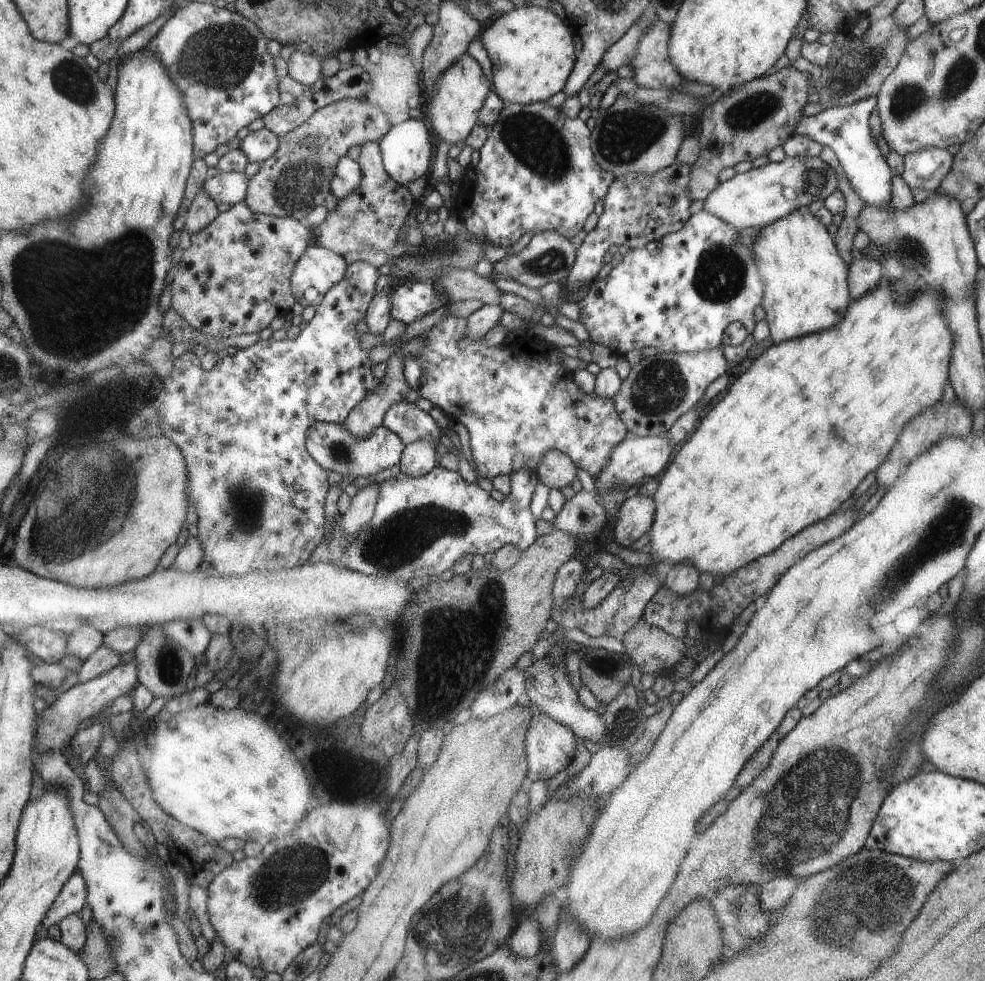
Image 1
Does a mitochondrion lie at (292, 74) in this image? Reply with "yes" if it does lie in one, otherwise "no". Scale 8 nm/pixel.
no

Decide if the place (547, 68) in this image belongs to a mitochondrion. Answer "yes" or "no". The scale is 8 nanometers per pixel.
no

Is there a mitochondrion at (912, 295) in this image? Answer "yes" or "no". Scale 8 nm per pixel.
no

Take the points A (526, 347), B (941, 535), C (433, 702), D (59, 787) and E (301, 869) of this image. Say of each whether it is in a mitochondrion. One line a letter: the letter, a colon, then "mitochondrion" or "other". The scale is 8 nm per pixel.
A: other
B: mitochondrion
C: mitochondrion
D: other
E: mitochondrion

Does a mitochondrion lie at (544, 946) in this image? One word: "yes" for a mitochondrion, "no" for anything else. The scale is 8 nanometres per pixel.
no

